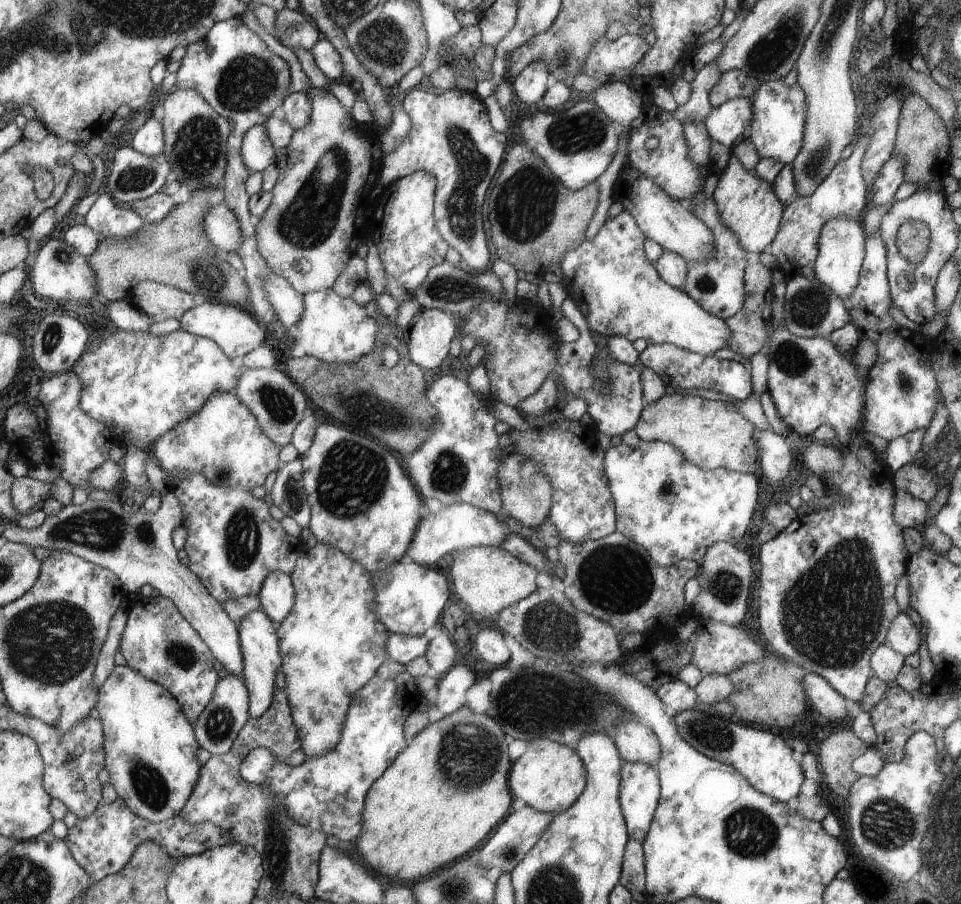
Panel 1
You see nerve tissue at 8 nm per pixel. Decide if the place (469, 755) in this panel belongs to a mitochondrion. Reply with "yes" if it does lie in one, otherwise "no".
yes

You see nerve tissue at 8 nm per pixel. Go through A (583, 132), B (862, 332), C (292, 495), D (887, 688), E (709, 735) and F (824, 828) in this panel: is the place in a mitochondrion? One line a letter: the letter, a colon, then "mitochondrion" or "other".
A: mitochondrion
B: other
C: mitochondrion
D: other
E: mitochondrion
F: other

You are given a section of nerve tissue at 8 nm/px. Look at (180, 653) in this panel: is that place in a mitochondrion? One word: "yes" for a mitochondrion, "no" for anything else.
yes

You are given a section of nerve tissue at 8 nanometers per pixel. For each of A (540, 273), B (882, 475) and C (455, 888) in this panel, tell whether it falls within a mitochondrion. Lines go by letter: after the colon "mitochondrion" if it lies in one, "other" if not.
A: other
B: other
C: mitochondrion

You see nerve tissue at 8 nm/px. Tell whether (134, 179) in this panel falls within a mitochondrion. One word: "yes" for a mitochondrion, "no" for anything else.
yes

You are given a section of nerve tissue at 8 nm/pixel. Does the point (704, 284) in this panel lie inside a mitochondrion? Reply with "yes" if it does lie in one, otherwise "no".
yes

